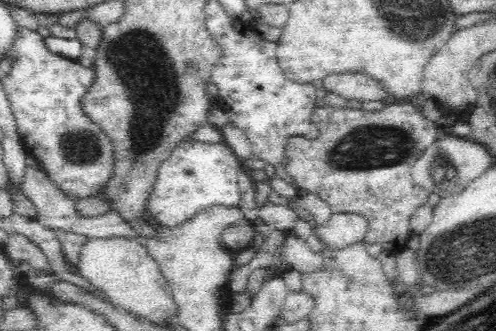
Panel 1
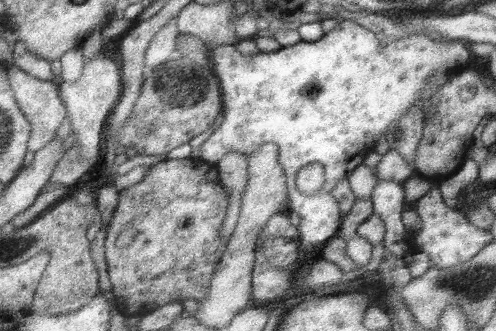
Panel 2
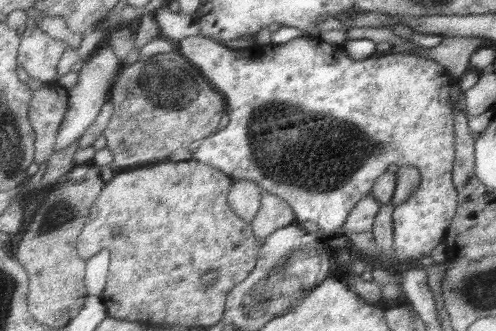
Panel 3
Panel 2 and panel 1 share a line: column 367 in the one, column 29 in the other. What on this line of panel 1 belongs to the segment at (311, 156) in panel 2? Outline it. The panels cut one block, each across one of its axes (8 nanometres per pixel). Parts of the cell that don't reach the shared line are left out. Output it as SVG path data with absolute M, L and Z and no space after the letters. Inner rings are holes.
M18 28L14 46L10 48L10 52L6 56L16 56L12 72L8 76L4 76L2 82L4 82L4 88L6 88L10 108L16 116L18 134L22 138L26 154L32 154L32 156L36 156L44 162L44 170L46 170L48 178L64 194L70 194L72 198L90 198L90 196L98 194L100 188L112 176L114 148L112 148L110 140L104 136L104 132L100 132L100 128L96 124L88 122L88 118L80 110L78 98L94 82L94 74L96 74L94 68L86 68L72 58L64 58L56 52L50 52L46 42L44 42L44 36L38 34L36 30L28 30L28 28Z

